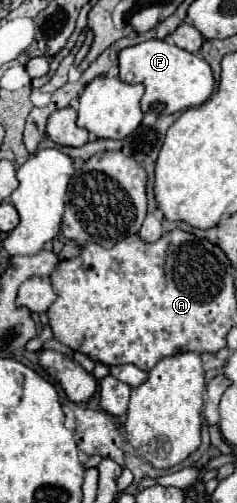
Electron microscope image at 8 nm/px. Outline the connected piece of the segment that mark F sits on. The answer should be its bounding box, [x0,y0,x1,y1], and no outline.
[118,40,214,114]

